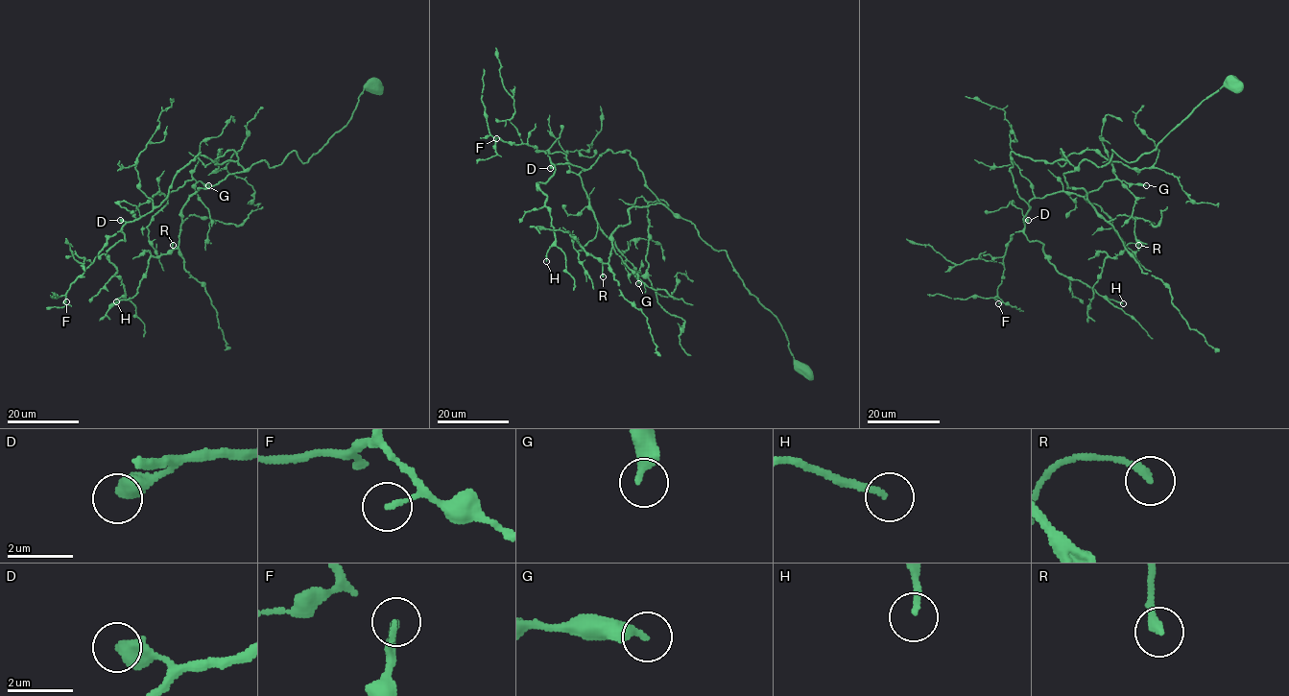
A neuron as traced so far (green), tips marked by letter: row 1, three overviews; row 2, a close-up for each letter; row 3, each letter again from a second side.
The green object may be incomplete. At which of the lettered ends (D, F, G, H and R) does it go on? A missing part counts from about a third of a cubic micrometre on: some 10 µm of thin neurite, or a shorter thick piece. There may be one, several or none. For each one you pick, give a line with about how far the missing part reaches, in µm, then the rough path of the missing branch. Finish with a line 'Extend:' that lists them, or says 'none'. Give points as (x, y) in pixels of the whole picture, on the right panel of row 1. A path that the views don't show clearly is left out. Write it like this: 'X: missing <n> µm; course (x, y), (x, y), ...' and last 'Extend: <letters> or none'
Extend: none

